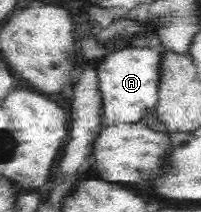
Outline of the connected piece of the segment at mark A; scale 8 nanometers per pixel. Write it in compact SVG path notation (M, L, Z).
M122 47L122 50L108 52L96 61L96 66L93 66L96 71L96 90L106 124L139 122L145 111L154 107L158 98L159 60L160 54L150 48Z

